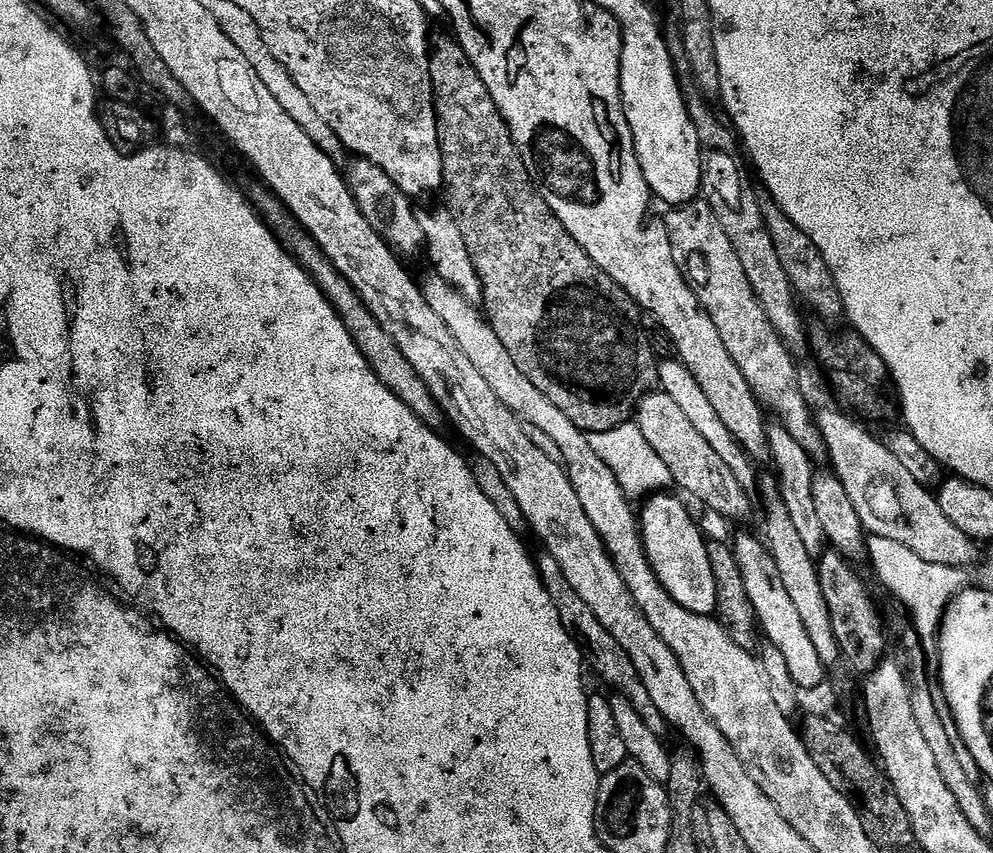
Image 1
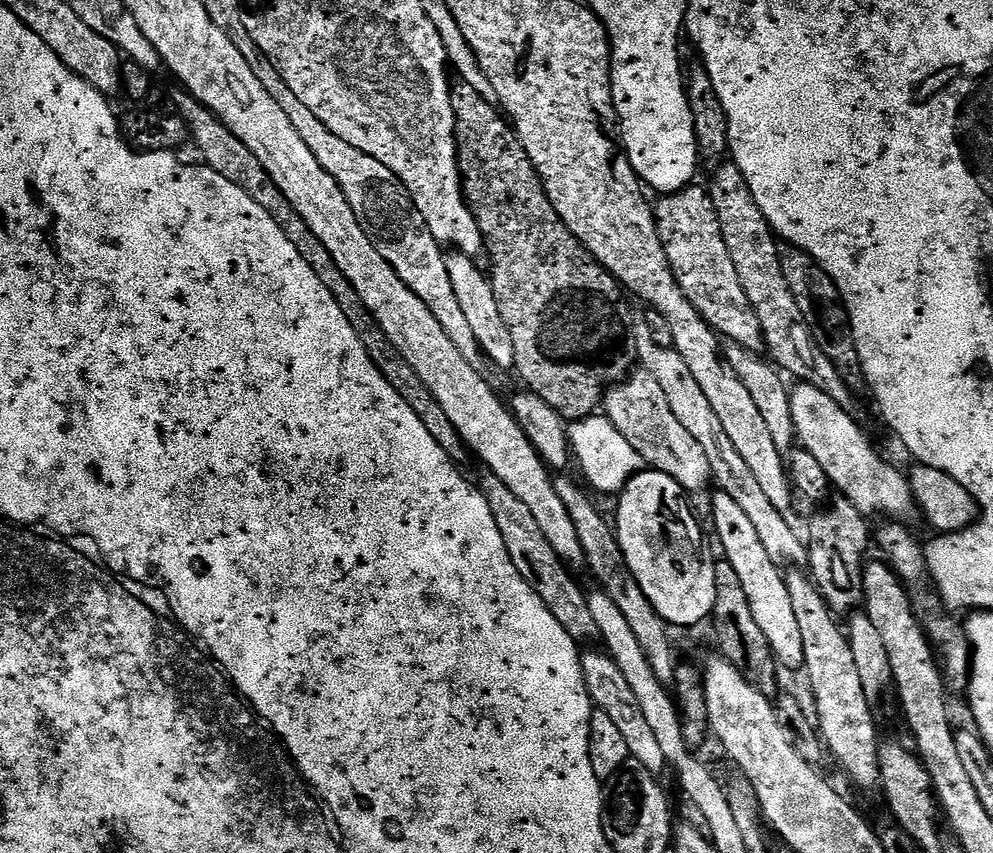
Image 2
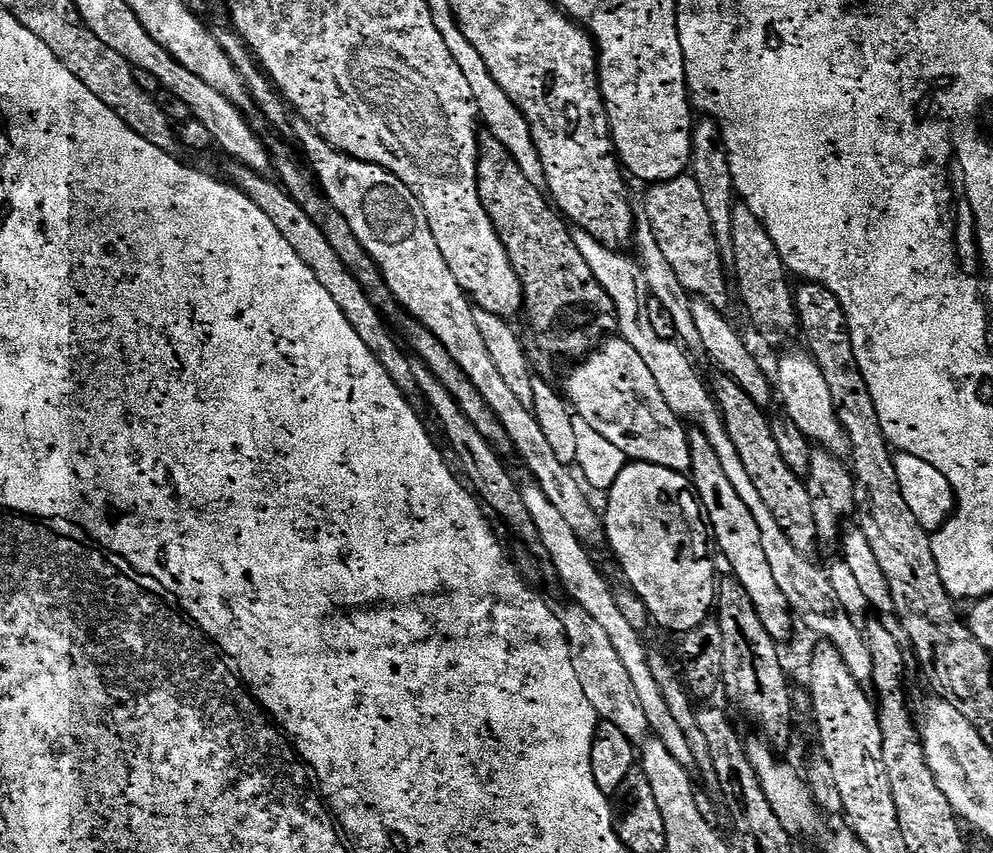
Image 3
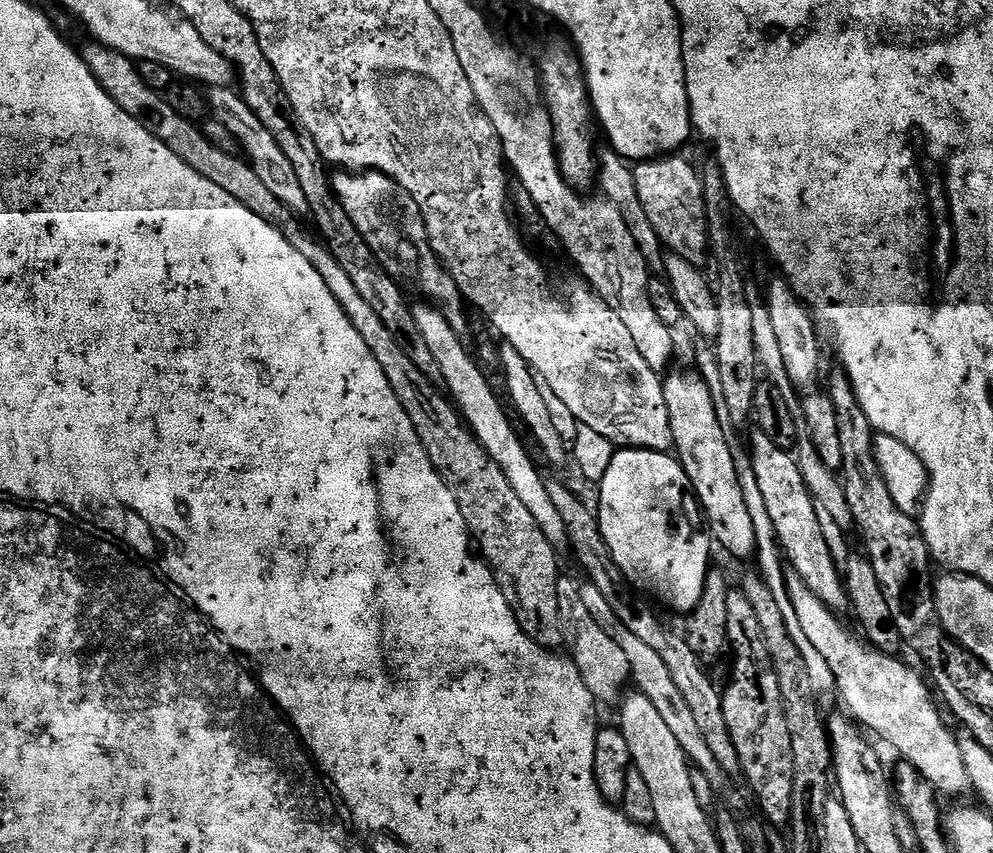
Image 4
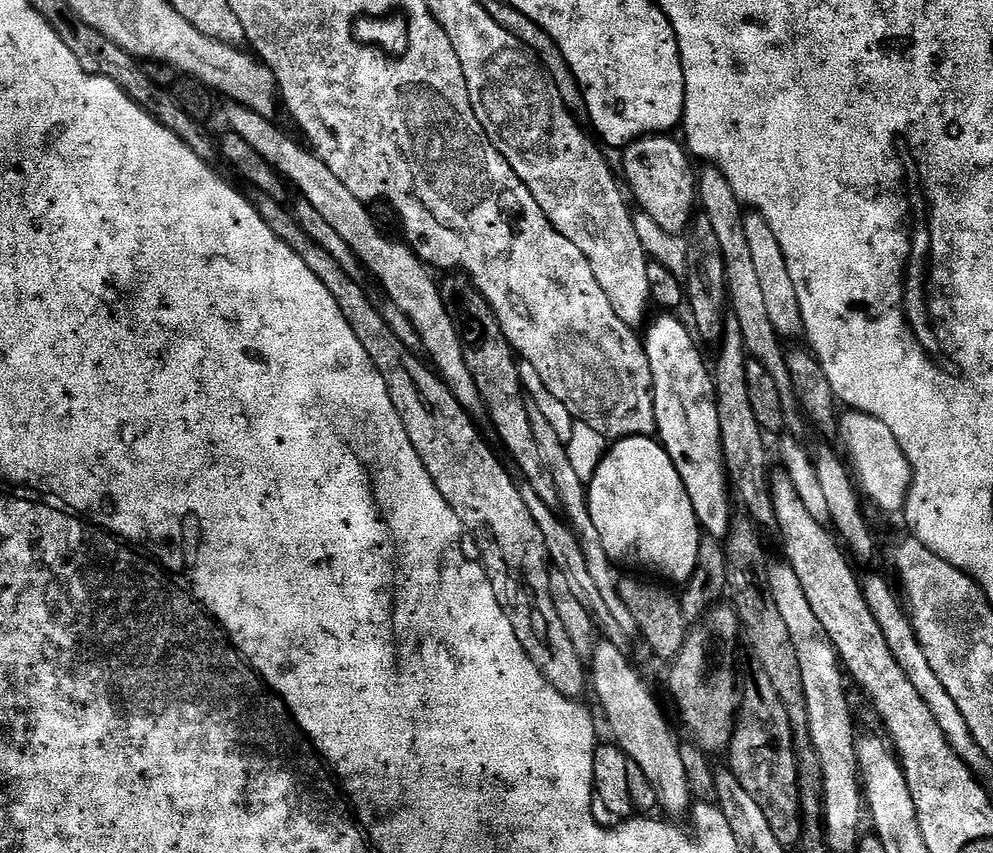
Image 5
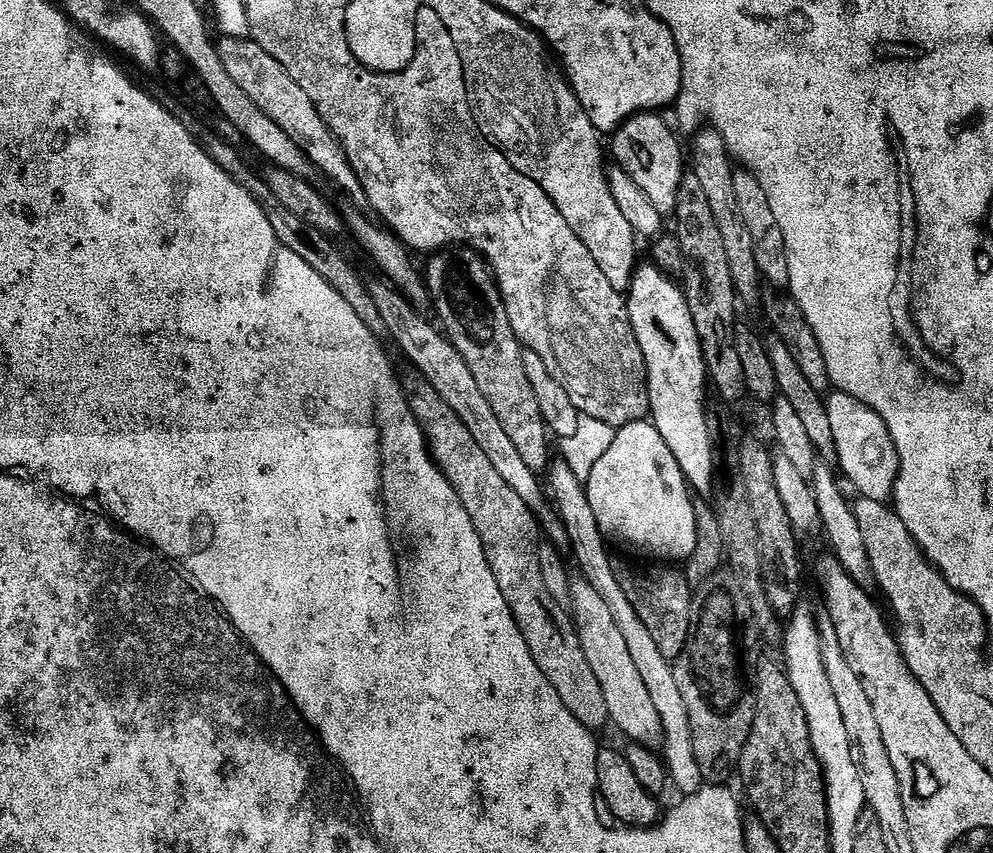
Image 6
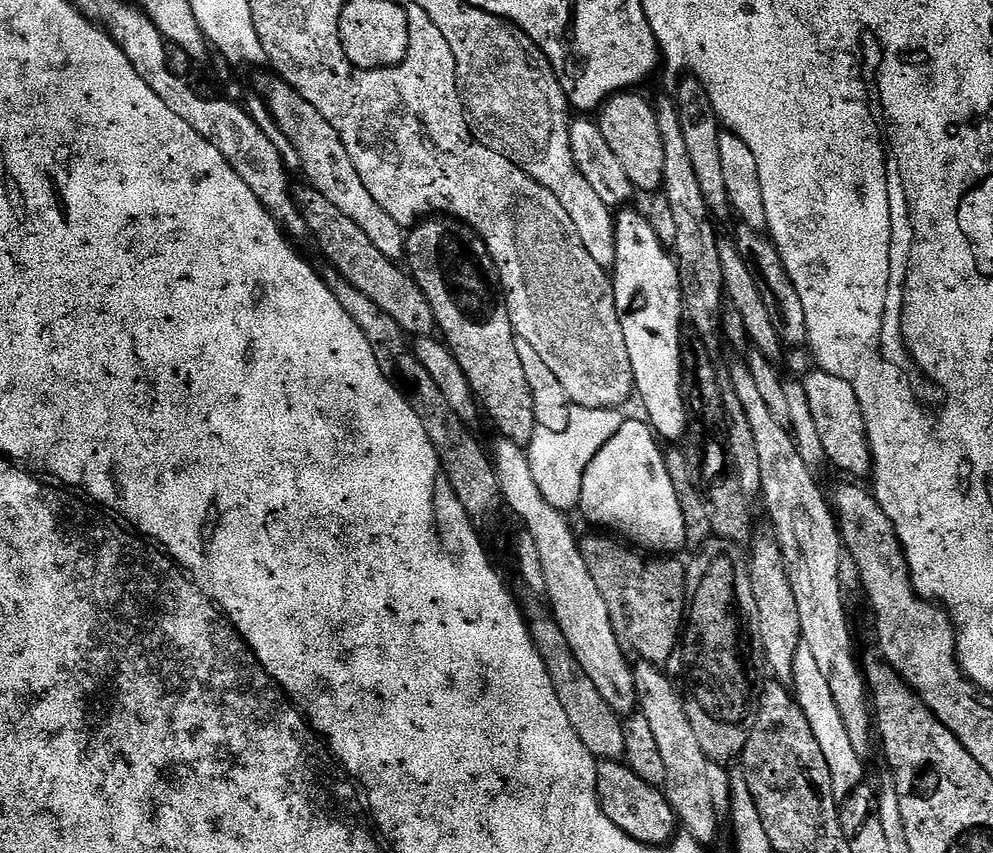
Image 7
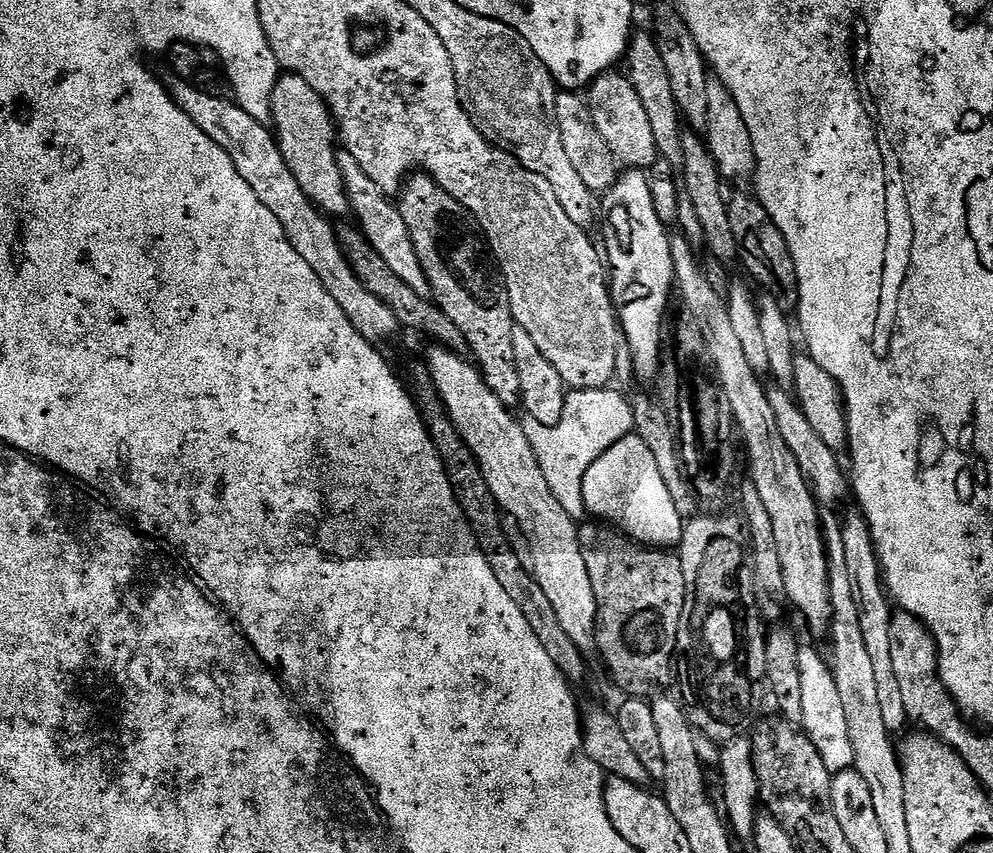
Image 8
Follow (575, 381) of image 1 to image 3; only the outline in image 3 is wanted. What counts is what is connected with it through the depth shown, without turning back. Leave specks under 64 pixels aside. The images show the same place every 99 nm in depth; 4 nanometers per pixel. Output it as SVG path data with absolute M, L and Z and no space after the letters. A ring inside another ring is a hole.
M484 134L479 141L478 192L520 279L524 291L522 312L528 315L528 324L533 328L530 348L537 352L535 363L546 363L548 356L587 357L605 337L617 331L614 302L602 290L598 278L594 278L594 270L590 270L574 242L569 221L557 211L552 200L522 174L522 166L518 166L498 138Z

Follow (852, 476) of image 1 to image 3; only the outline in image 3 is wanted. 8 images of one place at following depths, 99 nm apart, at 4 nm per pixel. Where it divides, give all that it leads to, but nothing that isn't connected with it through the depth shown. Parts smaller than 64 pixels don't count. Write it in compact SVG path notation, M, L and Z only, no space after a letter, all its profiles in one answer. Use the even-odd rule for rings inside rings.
M804 350L786 353L776 368L776 376L774 372L774 388L778 400L784 403L783 411L794 418L798 430L802 430L802 434L806 434L813 445L841 458L849 455L848 436L840 424L834 398L830 398L830 386L826 386L826 377L811 354Z

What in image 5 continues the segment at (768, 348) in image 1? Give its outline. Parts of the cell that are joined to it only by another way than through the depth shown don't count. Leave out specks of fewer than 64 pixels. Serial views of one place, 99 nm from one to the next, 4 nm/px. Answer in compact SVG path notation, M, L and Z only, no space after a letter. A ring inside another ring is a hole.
M657 134L627 145L622 152L623 179L630 196L632 191L631 199L640 203L637 204L639 211L650 214L650 218L654 218L654 222L658 222L662 230L684 234L689 231L698 208L698 176L695 171L692 173L693 161L685 145L679 139L676 141L672 138L668 134Z

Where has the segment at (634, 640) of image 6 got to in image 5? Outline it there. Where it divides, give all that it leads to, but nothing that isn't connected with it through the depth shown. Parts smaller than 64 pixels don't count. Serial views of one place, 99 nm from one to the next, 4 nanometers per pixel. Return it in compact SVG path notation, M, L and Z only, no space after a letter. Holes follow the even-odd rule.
M533 411L531 425L534 426L534 436L538 438L538 450L542 450L542 458L554 478L554 486L558 486L558 496L563 515L580 539L582 554L586 554L586 567L589 568L590 574L594 577L594 582L598 586L598 591L602 593L602 599L609 607L610 614L614 614L614 622L618 622L618 626L622 626L622 630L626 634L635 633L637 627L634 622L634 614L630 614L630 606L626 606L626 602L622 602L622 594L620 593L621 573L616 573L618 571L617 565L606 554L606 550L602 546L602 538L598 538L594 518L590 518L588 484L578 478L577 471L574 470L573 463L570 462L568 446L562 442L562 438L558 438L554 426L550 426L550 422L546 422L546 414Z

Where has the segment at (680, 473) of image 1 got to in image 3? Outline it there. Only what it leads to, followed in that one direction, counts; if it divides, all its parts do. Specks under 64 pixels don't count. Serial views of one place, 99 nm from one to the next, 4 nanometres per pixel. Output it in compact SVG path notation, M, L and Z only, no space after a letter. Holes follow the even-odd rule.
M622 338L605 339L595 352L577 364L580 365L568 376L566 391L575 415L590 422L602 438L614 442L629 461L691 473L689 429L685 421L666 406L666 398L662 398L654 374L650 374L646 362L642 362L630 342Z

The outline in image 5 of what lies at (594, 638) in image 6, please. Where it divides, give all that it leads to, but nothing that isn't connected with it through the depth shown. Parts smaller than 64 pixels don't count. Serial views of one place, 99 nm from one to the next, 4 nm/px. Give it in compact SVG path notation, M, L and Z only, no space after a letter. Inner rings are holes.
M602 642L591 651L590 684L596 688L596 696L604 707L604 716L612 727L611 739L620 745L623 752L630 757L631 763L642 766L646 778L650 778L654 790L658 790L658 805L669 812L672 818L680 818L684 811L691 809L694 797L686 778L685 753L680 752L680 744L660 709L654 693L648 689L640 672L628 661L625 650L619 644Z

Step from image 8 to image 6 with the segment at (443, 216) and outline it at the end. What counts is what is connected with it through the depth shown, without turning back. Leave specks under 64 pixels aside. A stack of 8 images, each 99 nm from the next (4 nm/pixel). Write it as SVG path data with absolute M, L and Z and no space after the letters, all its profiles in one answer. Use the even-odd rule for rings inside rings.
M453 246L441 250L431 257L426 268L426 283L431 307L436 307L435 319L448 340L456 347L458 354L466 358L466 366L470 366L470 374L474 374L474 382L478 382L478 390L482 390L482 398L490 402L498 422L502 422L502 430L506 430L510 443L518 450L518 455L530 470L540 474L549 467L548 436L550 428L538 406L538 398L534 394L534 386L530 386L530 378L526 378L524 365L525 349L514 334L514 326L510 326L510 318L506 314L504 300L496 286L495 279L480 253L472 248Z

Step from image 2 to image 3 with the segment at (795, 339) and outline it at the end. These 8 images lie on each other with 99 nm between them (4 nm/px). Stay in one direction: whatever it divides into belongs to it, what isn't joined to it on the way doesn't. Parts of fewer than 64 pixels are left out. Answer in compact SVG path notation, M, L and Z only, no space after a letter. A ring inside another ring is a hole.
M743 202L734 206L734 284L740 287L740 300L752 319L752 324L772 344L780 344L787 336L797 335L796 298L788 268L774 246L774 238L762 226L758 214ZM789 280L789 281L788 281Z

